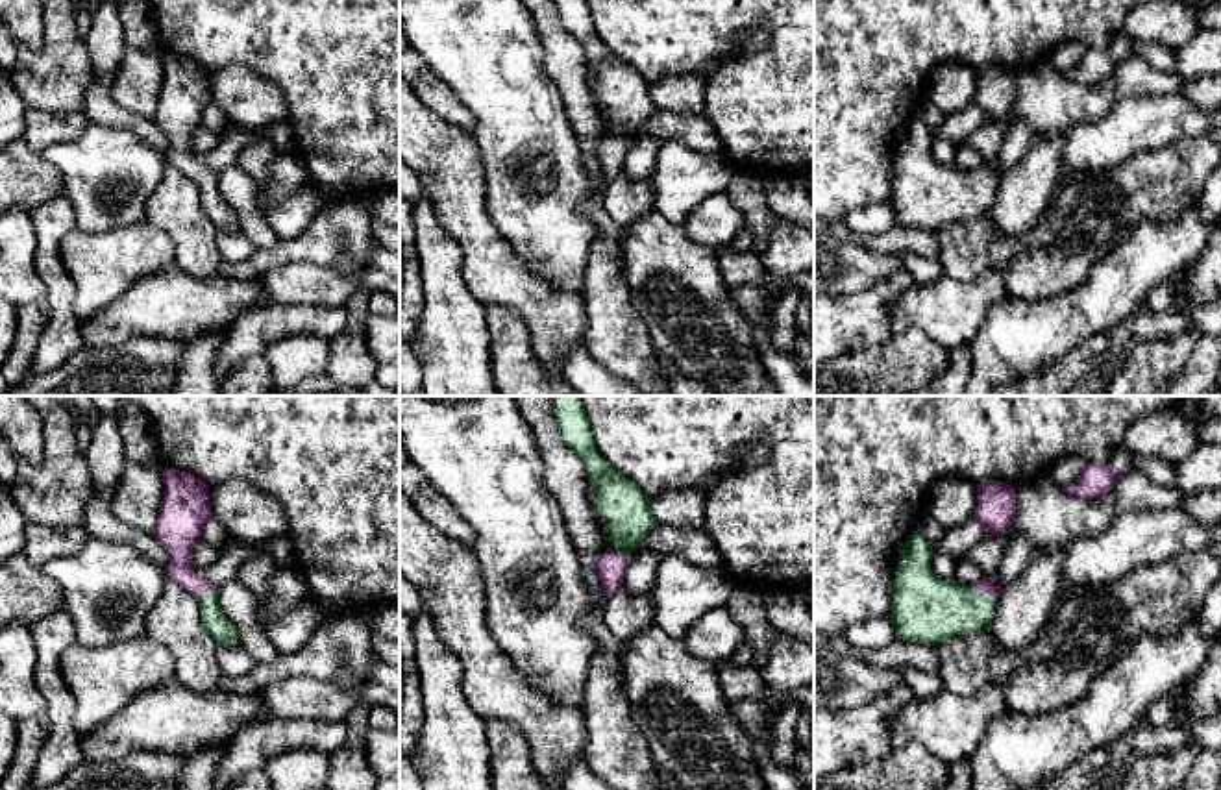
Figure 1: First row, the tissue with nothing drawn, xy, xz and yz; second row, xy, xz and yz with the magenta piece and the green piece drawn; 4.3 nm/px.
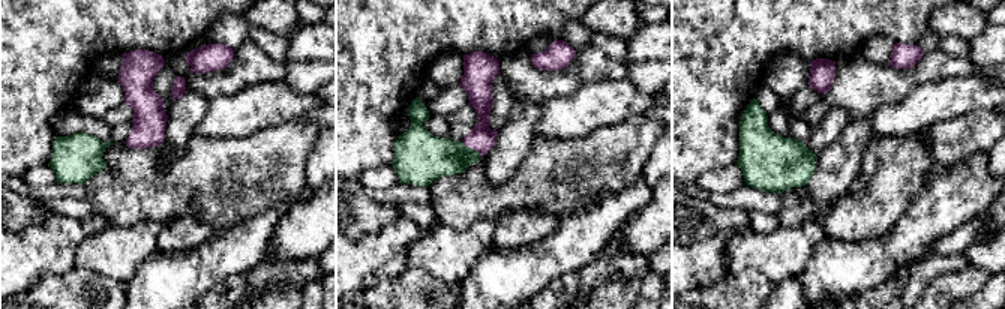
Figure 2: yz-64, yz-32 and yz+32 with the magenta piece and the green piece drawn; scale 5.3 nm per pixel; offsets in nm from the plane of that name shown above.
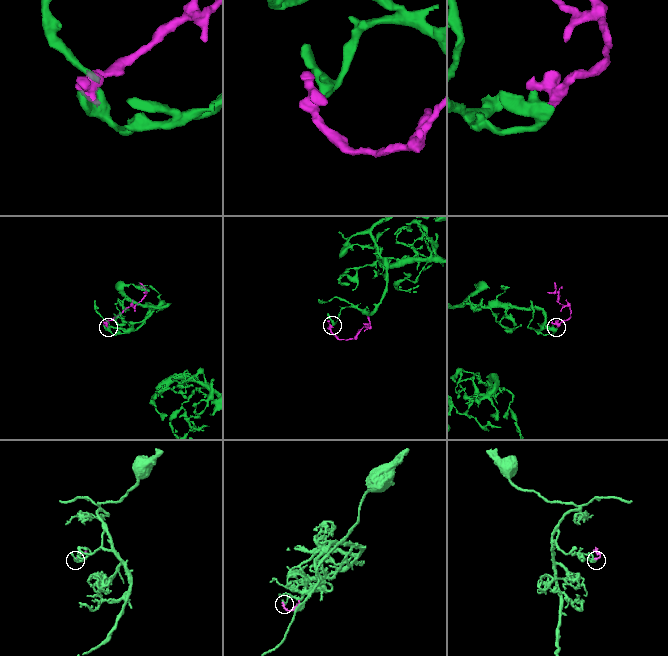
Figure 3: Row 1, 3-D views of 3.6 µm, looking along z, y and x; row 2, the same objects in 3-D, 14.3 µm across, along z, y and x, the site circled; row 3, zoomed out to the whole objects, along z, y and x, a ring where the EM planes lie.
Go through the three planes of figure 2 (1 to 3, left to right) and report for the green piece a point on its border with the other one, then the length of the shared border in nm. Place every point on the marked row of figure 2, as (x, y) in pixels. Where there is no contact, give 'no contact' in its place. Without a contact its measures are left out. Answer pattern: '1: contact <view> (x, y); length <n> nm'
1: no contact
2: contact yz-32 (471, 147); length 130 nm
3: no contact

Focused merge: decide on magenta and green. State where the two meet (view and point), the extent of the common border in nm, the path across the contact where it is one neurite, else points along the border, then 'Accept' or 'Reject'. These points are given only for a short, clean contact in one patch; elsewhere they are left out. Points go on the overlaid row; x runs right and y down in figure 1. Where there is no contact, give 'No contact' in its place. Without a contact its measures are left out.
Touches magenta at yz (985, 594). Shared border 130 nm. Path across: yz (986, 585), (985, 594), (966, 609), (929, 609). Accept

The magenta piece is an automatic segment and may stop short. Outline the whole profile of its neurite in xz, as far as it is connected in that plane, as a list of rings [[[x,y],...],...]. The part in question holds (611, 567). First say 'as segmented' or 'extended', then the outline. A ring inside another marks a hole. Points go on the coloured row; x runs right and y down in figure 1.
extended; [[[551,396],[553,414],[564,444],[583,461],[594,485],[594,505],[607,520],[614,548],[596,562],[603,594],[610,598],[623,585],[631,553],[659,525],[651,498],[629,477],[616,472],[598,451],[581,396]]]

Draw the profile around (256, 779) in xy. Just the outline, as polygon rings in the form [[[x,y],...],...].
[[[261,770],[237,777],[226,790],[272,790],[272,784]]]

